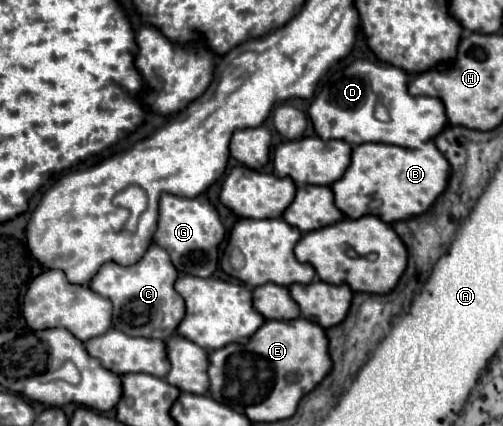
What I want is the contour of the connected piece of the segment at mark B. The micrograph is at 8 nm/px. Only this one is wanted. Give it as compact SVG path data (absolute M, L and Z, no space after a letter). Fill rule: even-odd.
M426 141L420 147L408 149L386 143L362 143L352 151L352 163L332 185L336 207L350 219L360 219L366 213L378 215L384 223L402 221L420 215L430 209L434 199L446 189L450 177L450 163L436 149L434 141ZM372 199L380 201L376 211L368 209Z

